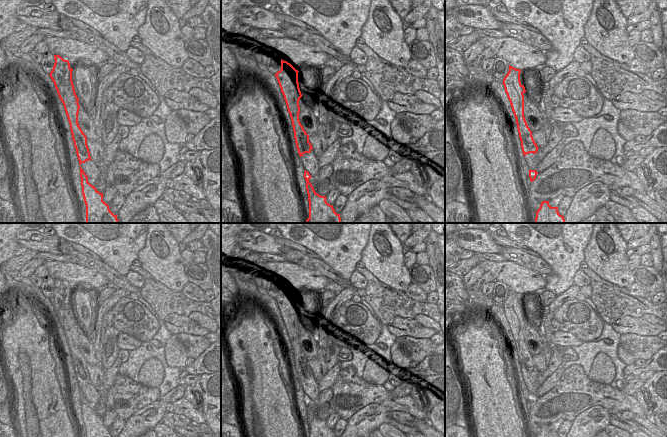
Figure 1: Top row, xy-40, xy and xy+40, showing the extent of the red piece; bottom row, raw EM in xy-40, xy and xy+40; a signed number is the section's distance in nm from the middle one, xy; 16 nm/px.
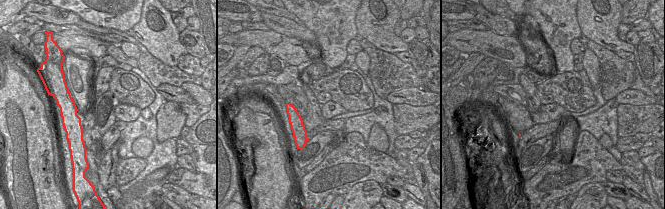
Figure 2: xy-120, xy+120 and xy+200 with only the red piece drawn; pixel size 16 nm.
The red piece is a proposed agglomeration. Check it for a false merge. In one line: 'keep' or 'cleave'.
cleave

